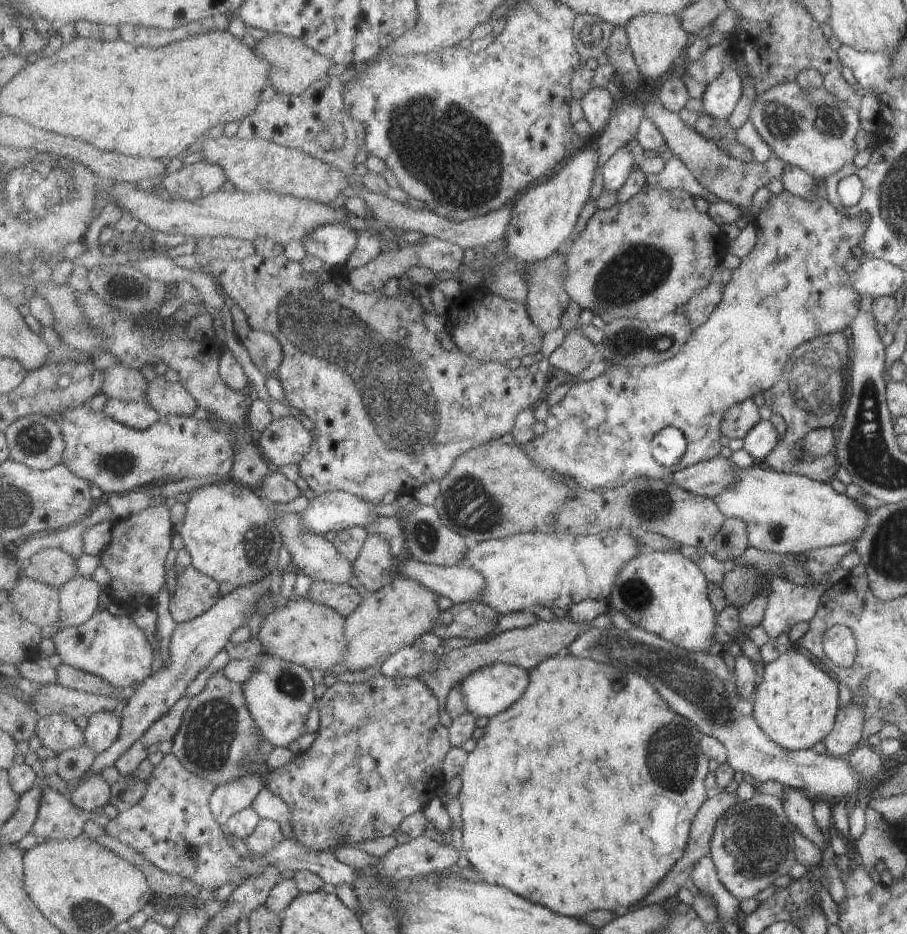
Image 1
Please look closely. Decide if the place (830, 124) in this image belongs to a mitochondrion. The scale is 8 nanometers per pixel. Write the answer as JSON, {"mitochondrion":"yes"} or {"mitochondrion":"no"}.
{"mitochondrion":"yes"}

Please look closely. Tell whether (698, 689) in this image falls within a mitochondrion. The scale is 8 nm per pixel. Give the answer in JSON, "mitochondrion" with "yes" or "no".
{"mitochondrion":"yes"}

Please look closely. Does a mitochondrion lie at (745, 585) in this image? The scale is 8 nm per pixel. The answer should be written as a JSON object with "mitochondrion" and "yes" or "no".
{"mitochondrion":"yes"}

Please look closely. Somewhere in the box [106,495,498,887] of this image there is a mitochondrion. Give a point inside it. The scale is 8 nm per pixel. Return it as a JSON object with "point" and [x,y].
{"point":[209,739]}

